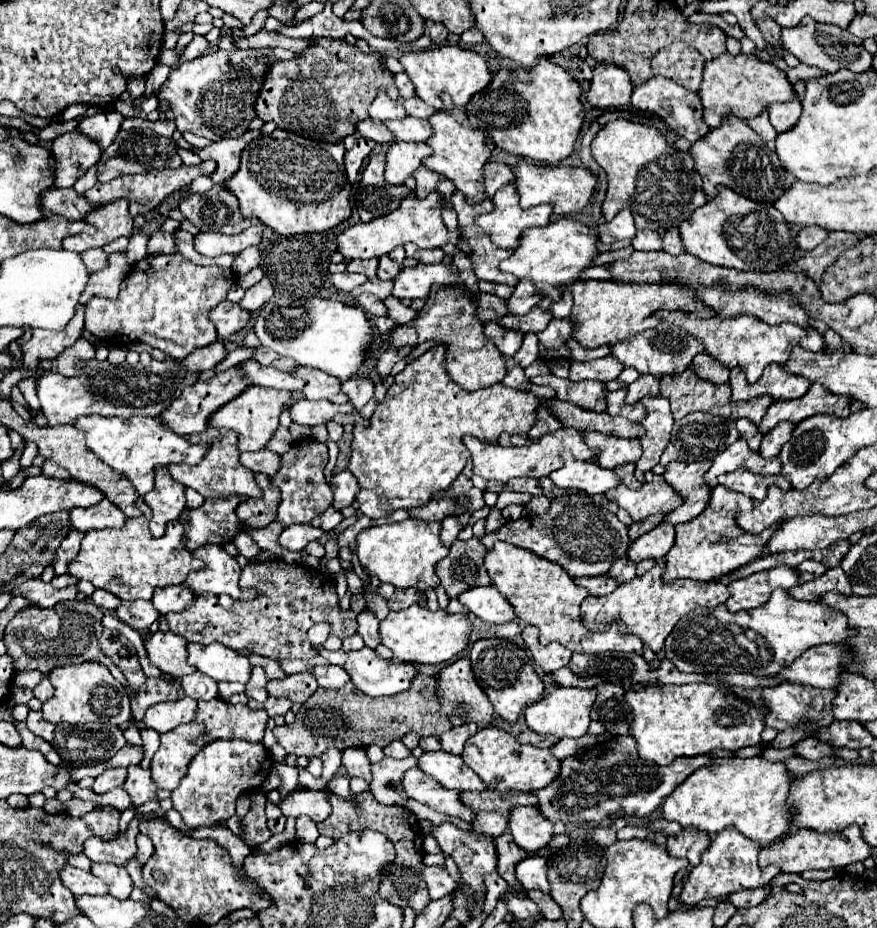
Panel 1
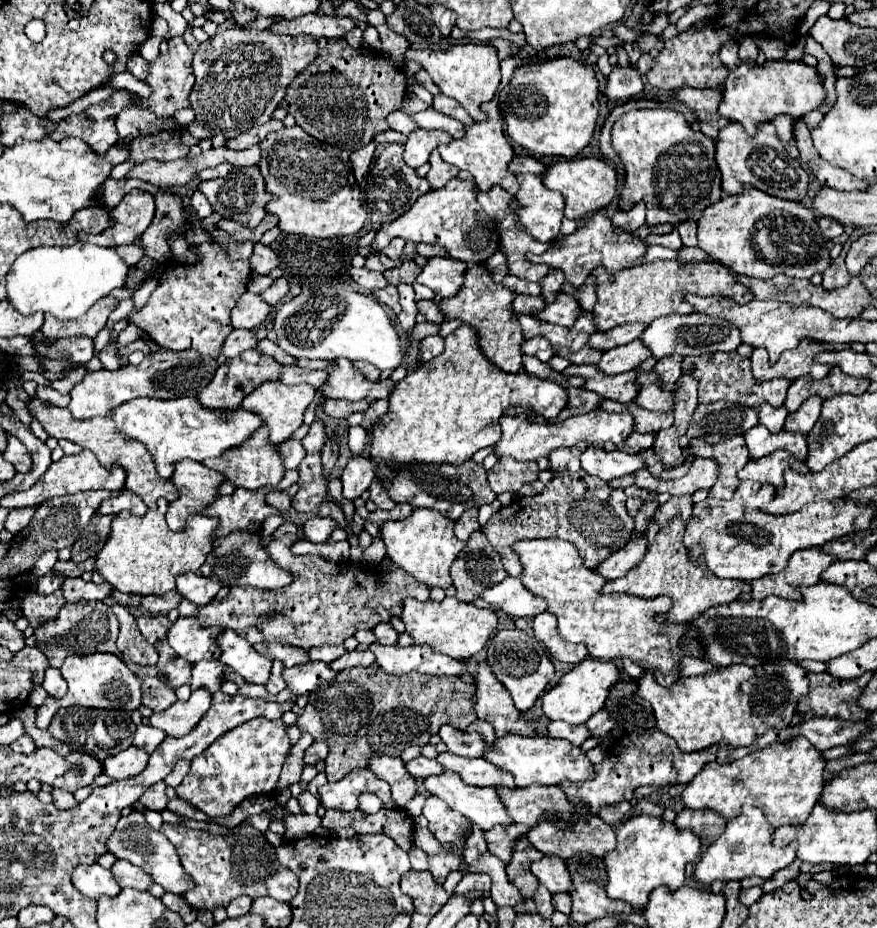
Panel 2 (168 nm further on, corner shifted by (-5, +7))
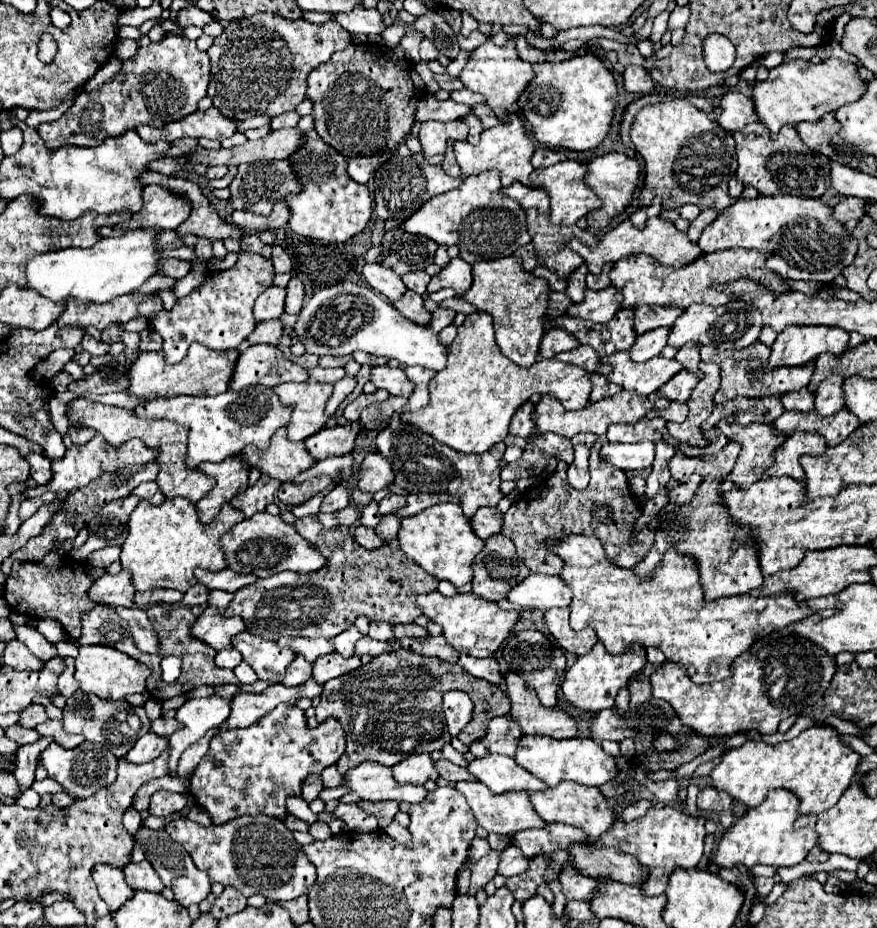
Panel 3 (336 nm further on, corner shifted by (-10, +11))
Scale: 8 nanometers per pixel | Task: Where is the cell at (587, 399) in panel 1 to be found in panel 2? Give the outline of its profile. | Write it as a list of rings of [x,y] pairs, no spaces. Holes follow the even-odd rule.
[[[569,366],[563,374],[567,376],[581,376],[585,378],[585,384],[581,386],[583,390],[591,390],[603,398],[629,404],[637,396],[637,386],[635,386],[635,370],[607,376],[597,366]]]

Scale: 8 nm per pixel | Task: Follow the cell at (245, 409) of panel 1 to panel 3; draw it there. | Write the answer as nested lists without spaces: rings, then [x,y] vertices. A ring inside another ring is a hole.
[[[286,382],[274,388],[284,404],[292,404],[292,420],[288,424],[290,440],[306,440],[312,434],[326,428],[328,416],[324,412],[328,398],[332,396],[332,384],[322,382],[304,382],[294,384]]]

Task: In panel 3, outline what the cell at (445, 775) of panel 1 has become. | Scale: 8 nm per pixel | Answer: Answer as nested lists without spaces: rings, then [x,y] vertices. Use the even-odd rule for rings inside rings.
[[[488,754],[486,758],[472,760],[468,764],[468,772],[472,772],[492,792],[510,792],[510,790],[536,792],[548,788],[540,778],[518,766],[516,760],[508,756]]]

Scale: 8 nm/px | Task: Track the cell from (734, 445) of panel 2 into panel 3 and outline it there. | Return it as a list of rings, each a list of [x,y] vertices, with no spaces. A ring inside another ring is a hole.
[[[720,420],[718,428],[734,442],[742,444],[740,456],[736,460],[734,470],[730,472],[730,480],[738,488],[748,488],[764,476],[764,470],[772,466],[772,450],[784,444],[788,434],[776,434],[772,424],[750,422],[748,426],[728,424]]]

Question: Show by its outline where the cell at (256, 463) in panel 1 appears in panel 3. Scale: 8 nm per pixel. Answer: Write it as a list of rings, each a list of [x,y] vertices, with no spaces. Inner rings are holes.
[[[360,420],[336,424],[332,428],[324,428],[318,434],[310,436],[308,440],[304,440],[304,444],[308,452],[318,460],[324,460],[328,456],[344,456],[354,450],[354,442],[360,428],[362,428]]]

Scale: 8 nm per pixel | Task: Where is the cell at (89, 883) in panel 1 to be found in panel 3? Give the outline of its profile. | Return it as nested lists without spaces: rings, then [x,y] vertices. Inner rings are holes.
[[[100,864],[94,868],[94,882],[98,886],[98,892],[102,900],[108,904],[110,912],[120,910],[124,902],[128,902],[134,894],[134,890],[124,882],[122,870],[110,866],[110,864]]]

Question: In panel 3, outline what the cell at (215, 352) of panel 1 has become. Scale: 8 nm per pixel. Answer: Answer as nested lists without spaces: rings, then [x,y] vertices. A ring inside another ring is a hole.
[[[268,320],[268,322],[258,322],[256,330],[248,336],[250,344],[280,344],[280,336],[284,332],[284,322],[282,320]]]

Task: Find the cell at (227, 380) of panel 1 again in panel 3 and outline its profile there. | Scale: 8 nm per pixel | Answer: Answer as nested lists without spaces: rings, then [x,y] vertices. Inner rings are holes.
[[[258,344],[240,354],[236,372],[232,378],[232,390],[240,390],[254,384],[278,386],[284,382],[306,382],[308,370],[288,360],[276,346]]]

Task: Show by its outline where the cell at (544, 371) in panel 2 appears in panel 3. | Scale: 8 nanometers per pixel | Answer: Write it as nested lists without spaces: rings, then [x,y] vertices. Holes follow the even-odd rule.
[[[578,346],[578,348],[570,350],[570,352],[558,354],[556,358],[562,360],[562,362],[570,362],[570,364],[576,364],[576,366],[584,366],[584,368],[588,368],[590,372],[596,372],[596,370],[602,366],[600,356],[598,356],[596,352],[592,352],[590,346]]]

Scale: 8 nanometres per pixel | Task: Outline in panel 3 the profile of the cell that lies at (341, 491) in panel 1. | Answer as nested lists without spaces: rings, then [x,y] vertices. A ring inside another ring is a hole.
[[[368,454],[360,466],[360,480],[358,488],[362,492],[378,492],[394,482],[394,472],[390,468],[390,462],[380,454]]]

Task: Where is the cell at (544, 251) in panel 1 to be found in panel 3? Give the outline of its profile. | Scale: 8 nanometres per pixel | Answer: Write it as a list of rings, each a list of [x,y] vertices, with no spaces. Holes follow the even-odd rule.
[[[650,218],[648,226],[644,230],[638,230],[638,228],[634,228],[634,224],[630,220],[624,220],[618,224],[618,228],[608,230],[596,246],[586,246],[580,240],[572,240],[570,248],[576,250],[584,258],[584,262],[588,264],[592,274],[600,274],[604,264],[614,264],[620,258],[630,256],[630,254],[646,254],[646,256],[654,258],[656,262],[660,262],[662,266],[682,266],[682,264],[694,262],[700,254],[704,254],[704,252],[700,252],[696,242],[690,242],[686,232],[680,232],[672,222],[668,222],[664,218]]]

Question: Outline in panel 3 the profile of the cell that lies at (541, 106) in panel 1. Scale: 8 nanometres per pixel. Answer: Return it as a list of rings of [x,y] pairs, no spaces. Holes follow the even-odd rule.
[[[586,54],[562,62],[538,62],[536,78],[526,86],[518,98],[524,120],[532,136],[552,148],[592,150],[608,136],[614,108],[616,108],[616,82],[610,70],[598,56]]]

